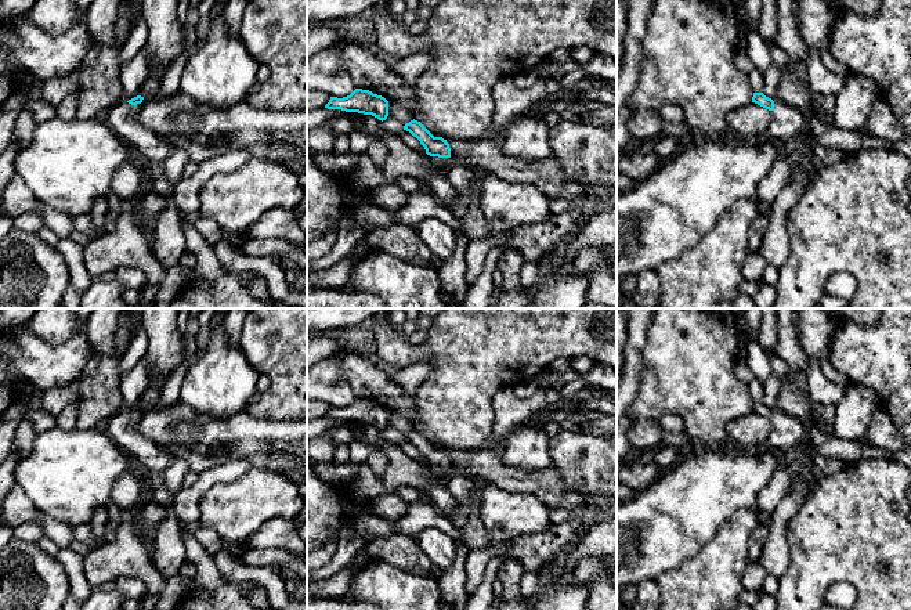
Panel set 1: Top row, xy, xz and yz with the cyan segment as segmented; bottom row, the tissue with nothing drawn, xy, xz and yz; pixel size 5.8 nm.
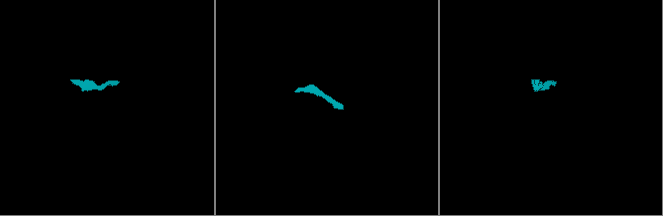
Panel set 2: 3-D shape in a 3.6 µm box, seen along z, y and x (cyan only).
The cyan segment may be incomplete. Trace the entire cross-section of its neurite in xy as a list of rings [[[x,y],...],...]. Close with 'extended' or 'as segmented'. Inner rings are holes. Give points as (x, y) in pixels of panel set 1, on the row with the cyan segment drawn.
[[[137,95],[123,101],[102,119],[129,147],[135,148],[151,166],[160,167],[171,152],[171,147],[163,137],[138,124],[133,118],[142,100],[144,97]]]; extended

